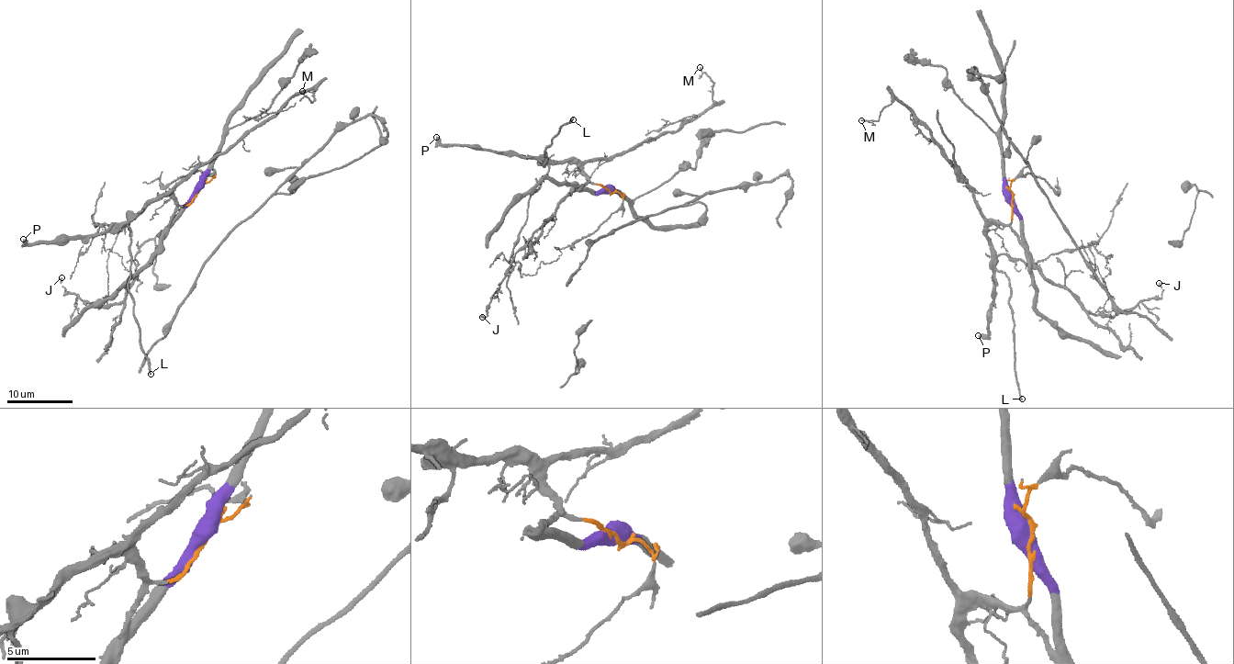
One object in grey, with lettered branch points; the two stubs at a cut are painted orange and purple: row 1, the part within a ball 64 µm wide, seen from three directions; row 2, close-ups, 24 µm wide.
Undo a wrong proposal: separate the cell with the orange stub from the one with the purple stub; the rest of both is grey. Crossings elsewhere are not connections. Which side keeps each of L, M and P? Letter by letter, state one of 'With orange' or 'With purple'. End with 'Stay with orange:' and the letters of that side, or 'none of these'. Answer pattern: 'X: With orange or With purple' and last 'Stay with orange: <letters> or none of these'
L: With orange
M: With orange
P: With orange
Stay with orange: L, M, P

